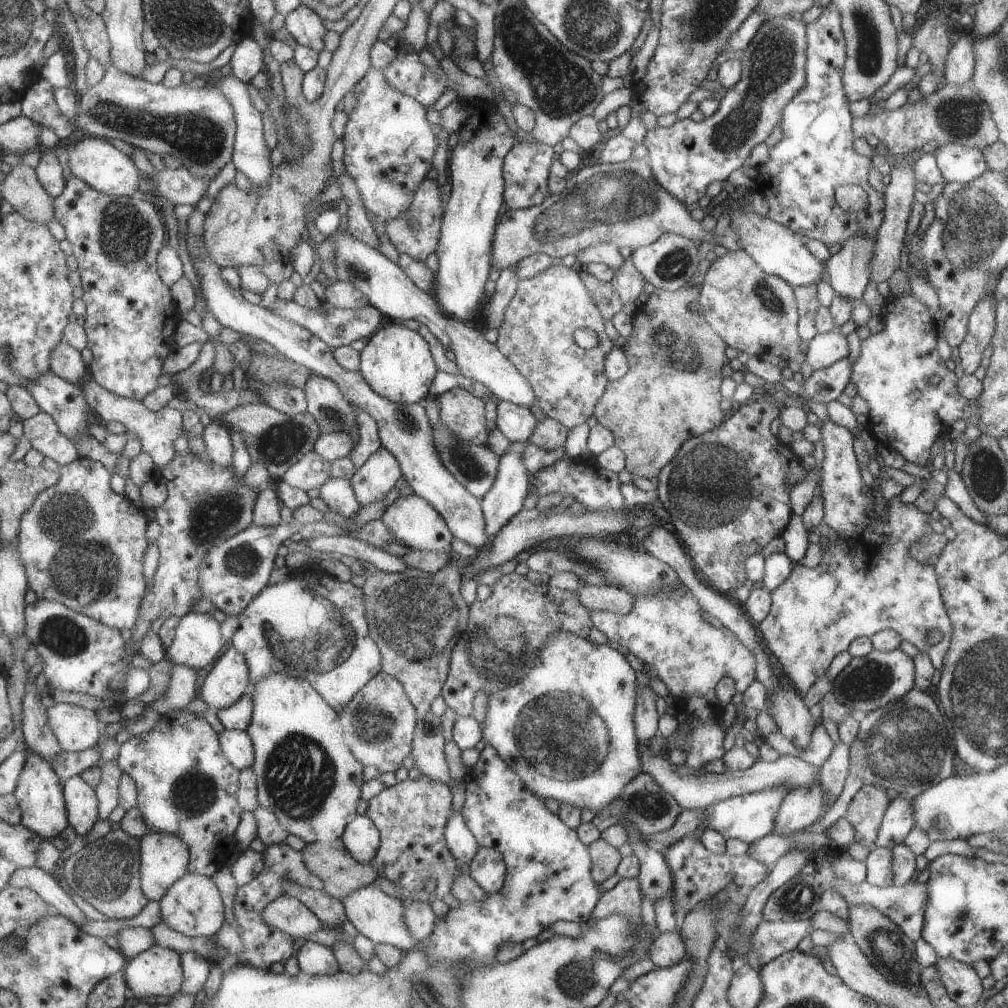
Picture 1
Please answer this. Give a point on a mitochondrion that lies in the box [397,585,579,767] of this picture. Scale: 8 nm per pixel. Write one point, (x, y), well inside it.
(497, 650)

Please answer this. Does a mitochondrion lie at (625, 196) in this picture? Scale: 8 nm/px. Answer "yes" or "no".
yes

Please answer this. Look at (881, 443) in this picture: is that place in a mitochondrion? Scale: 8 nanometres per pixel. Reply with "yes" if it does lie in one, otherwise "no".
no

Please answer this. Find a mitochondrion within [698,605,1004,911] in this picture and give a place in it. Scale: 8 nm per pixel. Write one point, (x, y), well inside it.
(905, 747)

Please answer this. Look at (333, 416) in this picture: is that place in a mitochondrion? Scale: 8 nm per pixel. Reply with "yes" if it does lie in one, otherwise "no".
yes

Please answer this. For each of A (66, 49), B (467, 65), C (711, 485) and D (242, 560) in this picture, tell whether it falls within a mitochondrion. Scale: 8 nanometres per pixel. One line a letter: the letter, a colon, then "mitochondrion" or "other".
A: other
B: other
C: mitochondrion
D: mitochondrion

